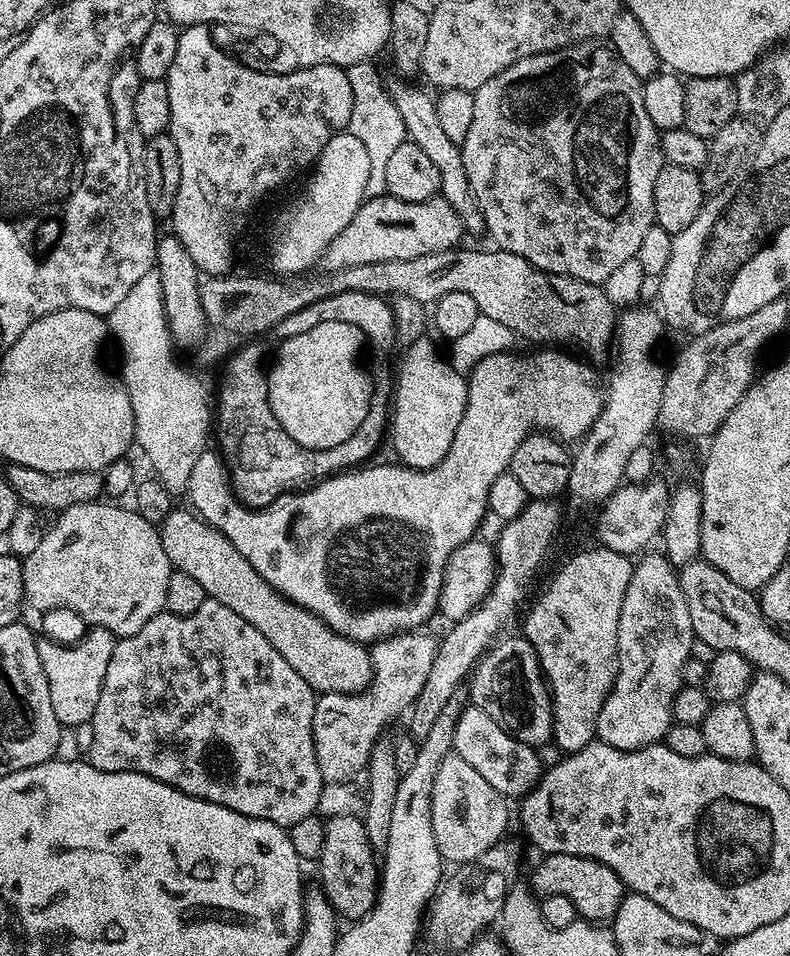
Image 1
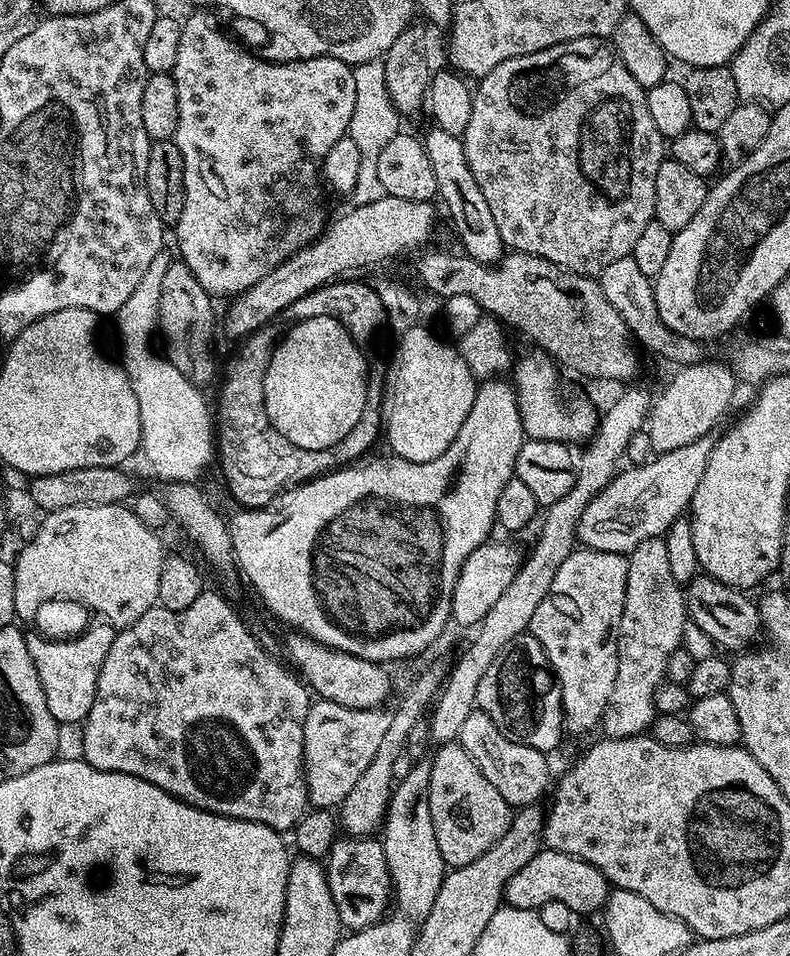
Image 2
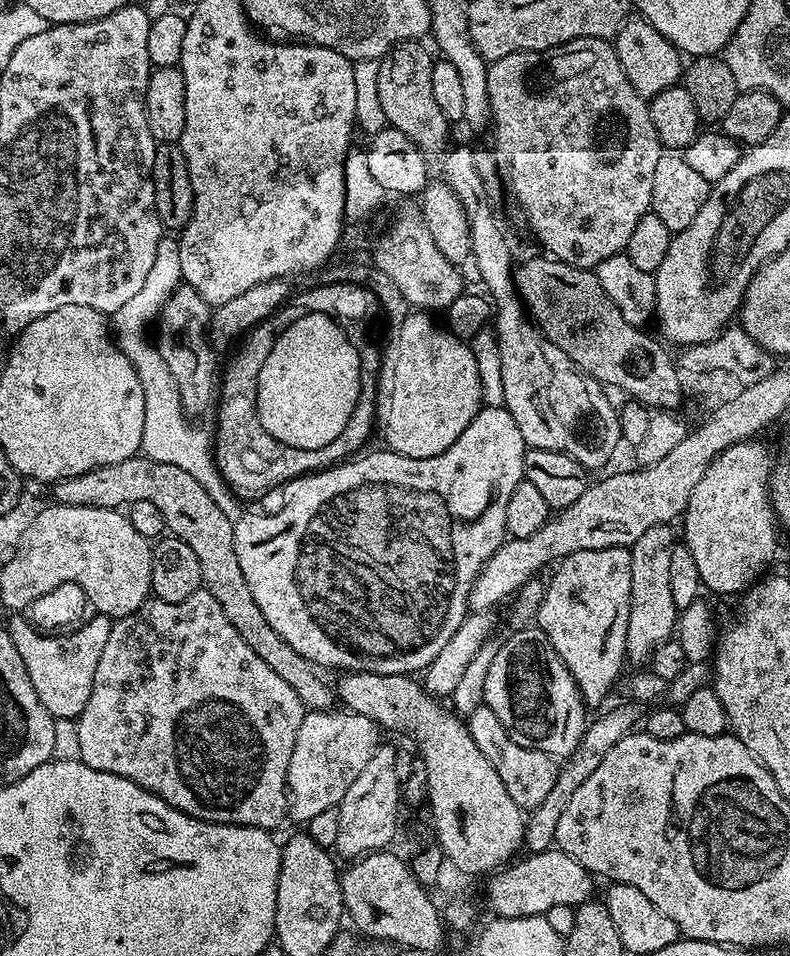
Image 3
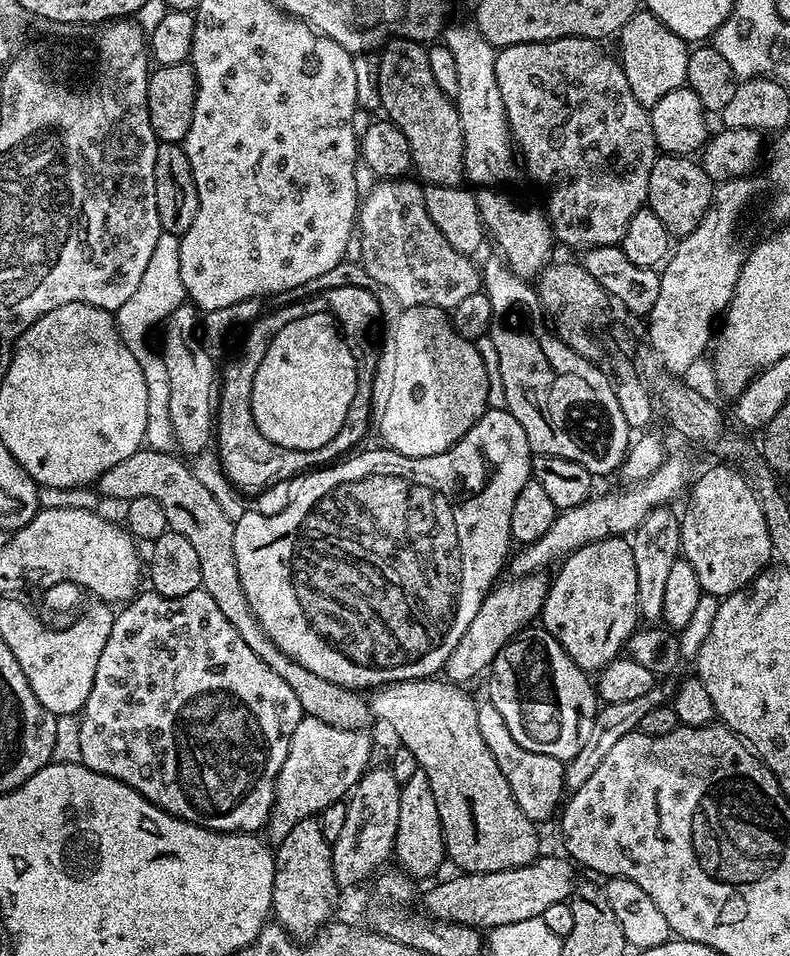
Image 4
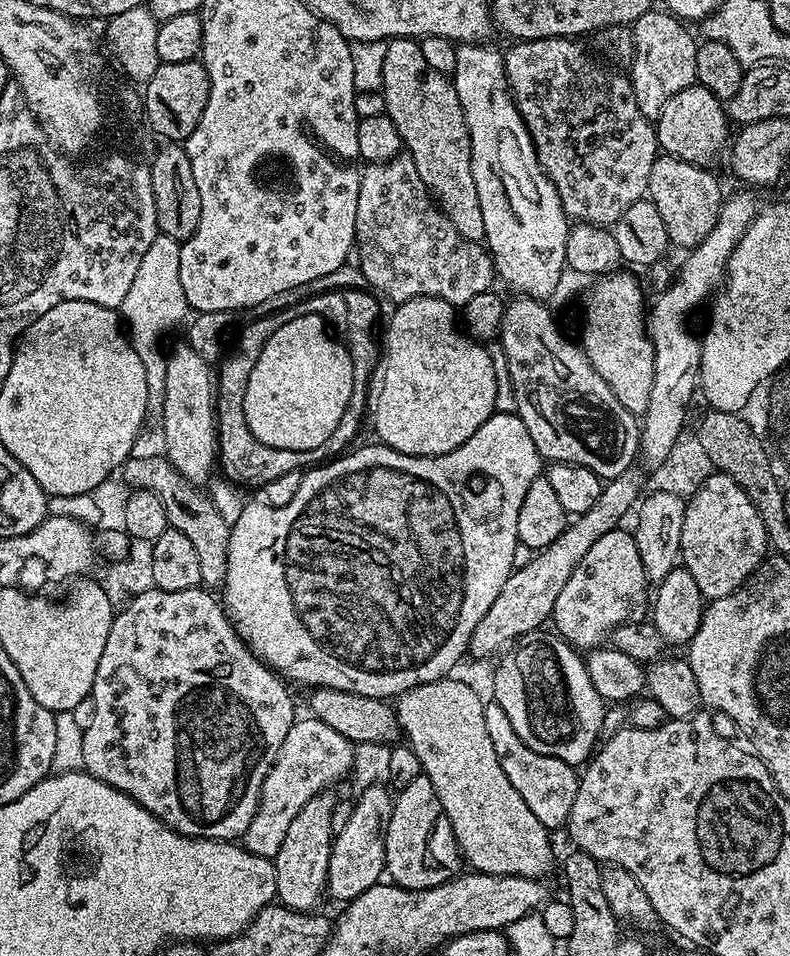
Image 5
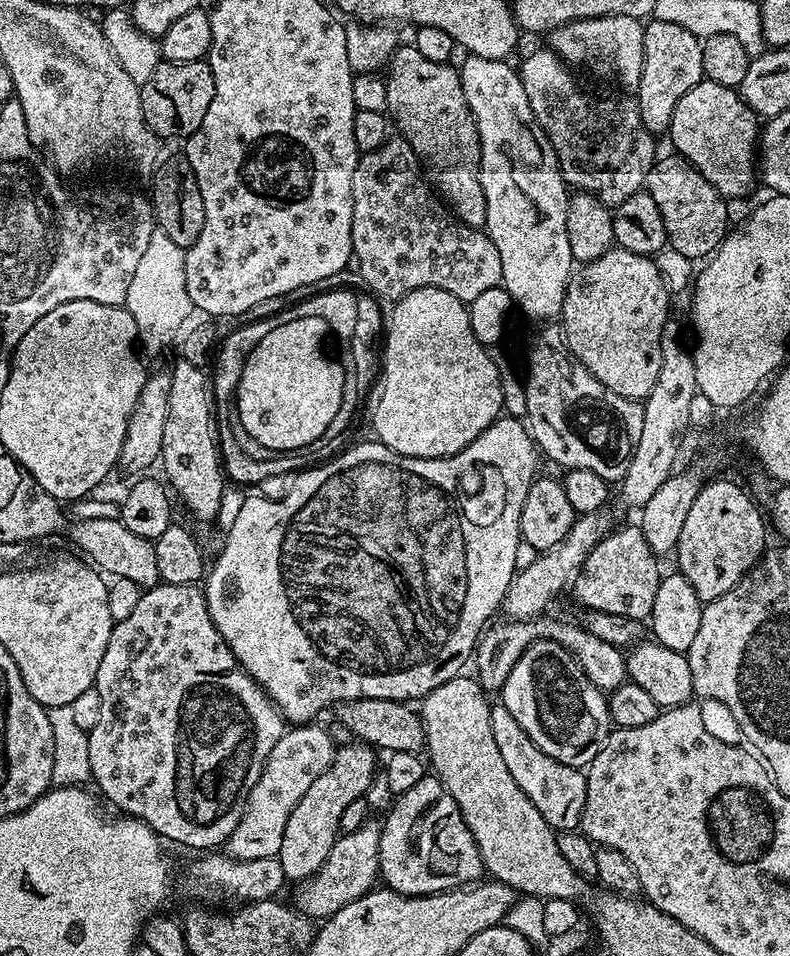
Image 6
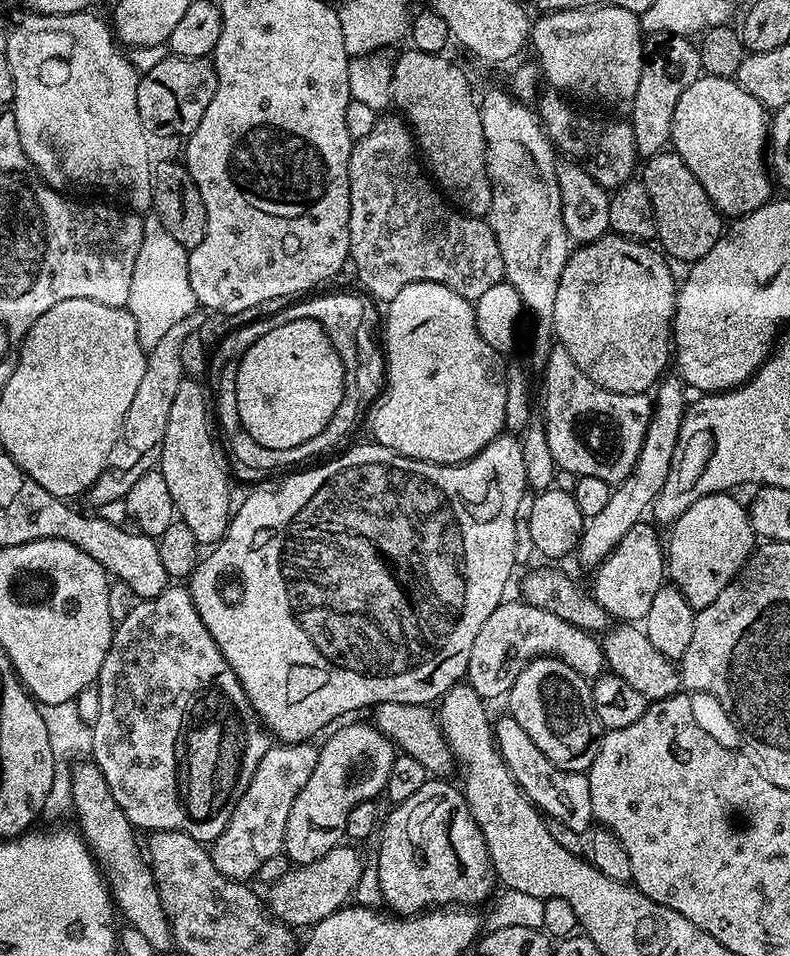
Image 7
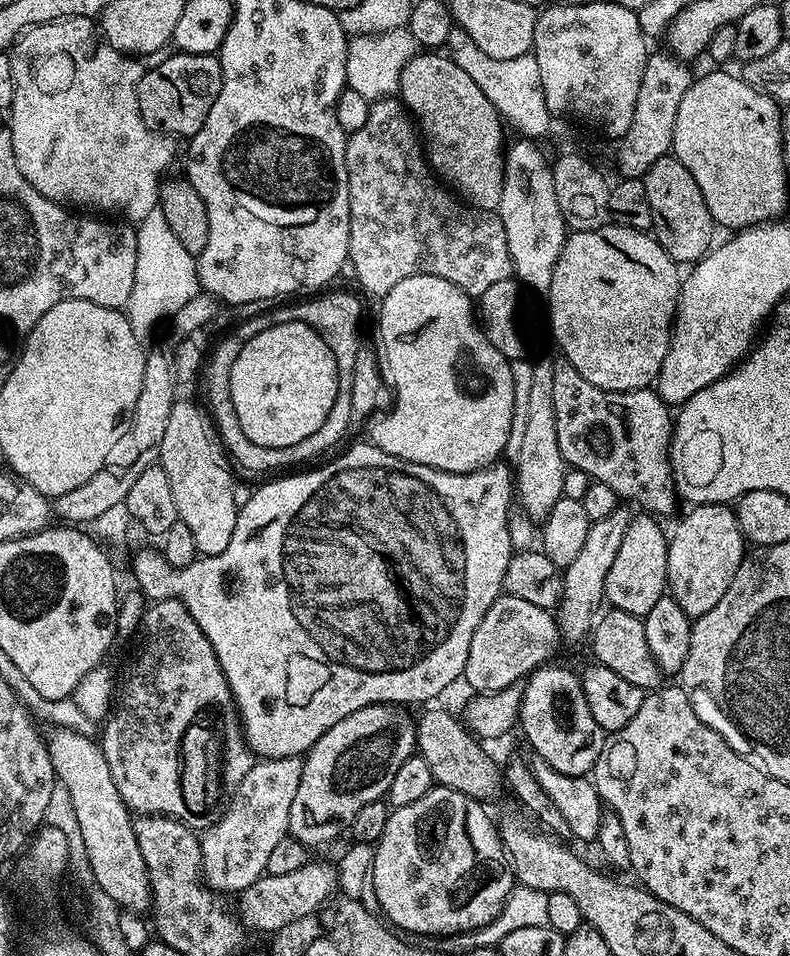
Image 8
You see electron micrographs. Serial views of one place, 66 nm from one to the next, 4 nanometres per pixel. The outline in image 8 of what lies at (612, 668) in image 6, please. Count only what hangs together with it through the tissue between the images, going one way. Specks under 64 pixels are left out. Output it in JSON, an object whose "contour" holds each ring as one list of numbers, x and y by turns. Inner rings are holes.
{"contour":[[502,594,491,604,489,610,483,615,478,624,478,629,474,630,474,635,470,640,470,654,466,658,463,681,478,694,490,692,500,692,515,685,518,679,521,680,541,667,554,652,558,642,560,643,559,628,553,613,536,604,531,604,528,600,518,598,512,594]]}

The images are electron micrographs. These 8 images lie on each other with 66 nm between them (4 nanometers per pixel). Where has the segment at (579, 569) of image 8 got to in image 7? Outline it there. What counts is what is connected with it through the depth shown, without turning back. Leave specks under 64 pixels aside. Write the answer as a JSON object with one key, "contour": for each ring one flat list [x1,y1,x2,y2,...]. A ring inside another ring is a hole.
{"contour":[[676,374,665,375,655,385,650,426,646,430,646,438,642,442,642,450,632,468,632,473,622,483,613,487,610,502,606,502,606,506,599,514,587,517,578,549,582,567,595,570,596,567,604,563,604,559,614,550,614,546,618,546,618,542,622,542,622,538,626,538,626,533,635,524,639,524,645,519,650,505,655,502,662,486,673,475,678,434,682,430,686,411,684,392,686,393,686,385]]}

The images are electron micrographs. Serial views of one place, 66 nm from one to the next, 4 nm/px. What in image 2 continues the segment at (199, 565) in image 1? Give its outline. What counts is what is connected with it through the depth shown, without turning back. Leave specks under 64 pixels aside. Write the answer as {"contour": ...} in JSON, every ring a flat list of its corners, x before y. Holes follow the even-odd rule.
{"contour":[[299,630,293,631,291,635,288,640,288,656,293,664,291,667,319,699,338,702,338,706,363,708,366,704,364,696,391,694,392,680,388,677,389,669,385,665,363,660,354,654,339,652,336,648,328,648]]}

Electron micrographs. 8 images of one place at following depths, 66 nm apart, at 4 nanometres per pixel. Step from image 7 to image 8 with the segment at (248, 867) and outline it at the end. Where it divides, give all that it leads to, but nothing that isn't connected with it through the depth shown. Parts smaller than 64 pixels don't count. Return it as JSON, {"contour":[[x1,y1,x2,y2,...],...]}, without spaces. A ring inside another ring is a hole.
{"contour":[[287,756,277,760,257,759,242,778,238,790,220,813,218,822,203,829,200,836,200,871,213,892,238,894,265,875,274,846,289,835,290,802,302,778,303,759]]}

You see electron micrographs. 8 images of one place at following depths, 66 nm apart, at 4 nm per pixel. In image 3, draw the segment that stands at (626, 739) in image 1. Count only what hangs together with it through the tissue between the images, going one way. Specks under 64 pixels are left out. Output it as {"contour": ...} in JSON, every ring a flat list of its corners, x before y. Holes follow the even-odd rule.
{"contour":[[666,524,650,526,638,542,630,545,630,622,626,626,626,660,629,665,644,666,657,648,673,639,677,631,678,610,670,594,670,554,674,547,673,529],[645,663,645,664,644,664]]}

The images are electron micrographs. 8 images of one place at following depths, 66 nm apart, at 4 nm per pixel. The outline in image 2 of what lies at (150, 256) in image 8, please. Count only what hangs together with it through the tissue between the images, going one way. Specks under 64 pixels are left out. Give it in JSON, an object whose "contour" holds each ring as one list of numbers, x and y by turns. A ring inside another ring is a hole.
{"contour":[[162,250,150,262,150,270,138,282,134,294,126,302,122,302,119,312,115,313,116,328,120,331,120,348,124,351,122,367,130,378,130,386,134,386,134,394,138,398,138,414,142,421,142,448,156,448,156,464,202,464,210,466,208,455,208,426,210,430,210,414,208,418,208,404,197,385,191,384,184,378,171,362,163,355,152,356,156,348,152,345,152,335,158,332,158,298,162,298,162,278,166,275,166,266,170,262,167,251]]}

